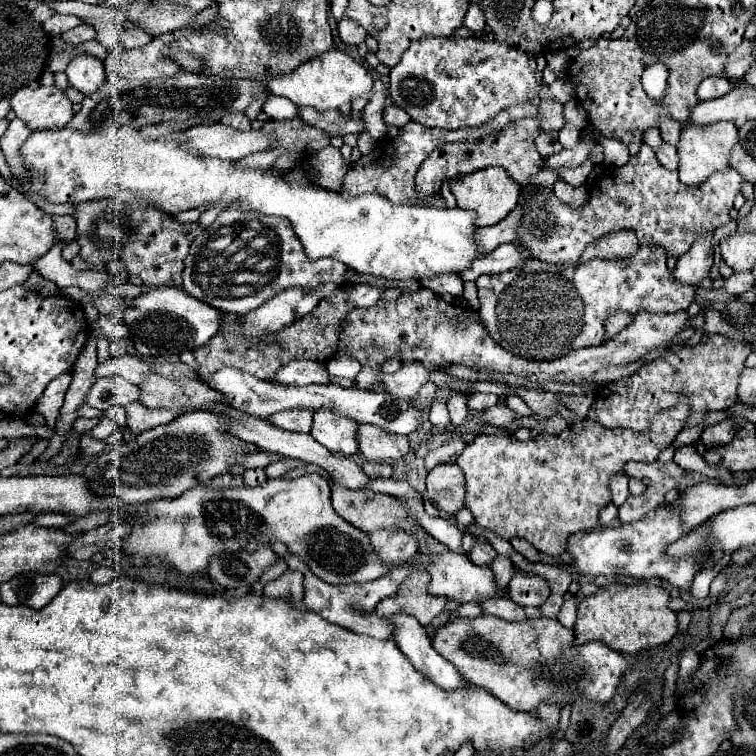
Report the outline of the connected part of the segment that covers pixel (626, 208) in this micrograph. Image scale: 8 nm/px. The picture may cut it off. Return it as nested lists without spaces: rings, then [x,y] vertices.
[[[646,143],[644,149],[630,157],[626,165],[612,168],[610,172],[599,182],[599,189],[594,189],[590,201],[586,201],[580,209],[562,205],[554,197],[552,187],[538,187],[532,191],[522,207],[516,243],[524,245],[532,259],[574,265],[578,263],[582,251],[602,235],[632,229],[640,245],[660,245],[666,249],[668,257],[678,259],[700,235],[712,233],[730,221],[728,211],[732,209],[734,197],[740,193],[744,183],[736,169],[726,169],[714,173],[702,185],[688,187],[680,183],[678,171],[668,171],[658,163],[652,147]]]

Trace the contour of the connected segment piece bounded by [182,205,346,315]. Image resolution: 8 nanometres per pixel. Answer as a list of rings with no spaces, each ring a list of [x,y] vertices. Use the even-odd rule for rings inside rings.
[[[232,205],[232,209],[224,209],[216,221],[192,241],[182,277],[184,291],[192,297],[224,313],[244,315],[288,287],[302,287],[304,291],[314,291],[320,299],[327,298],[340,288],[338,286],[344,285],[346,265],[331,258],[308,259],[288,221],[276,219],[274,227],[266,227],[266,215],[248,213]],[[242,247],[254,249],[256,255],[242,263],[234,263],[230,257]]]

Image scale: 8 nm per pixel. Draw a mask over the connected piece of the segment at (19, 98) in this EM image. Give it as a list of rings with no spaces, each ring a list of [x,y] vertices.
[[[54,85],[18,89],[12,97],[12,109],[30,131],[62,129],[74,115],[66,93]]]

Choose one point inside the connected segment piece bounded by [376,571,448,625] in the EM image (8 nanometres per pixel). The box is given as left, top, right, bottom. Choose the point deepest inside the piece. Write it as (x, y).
(412, 598)

